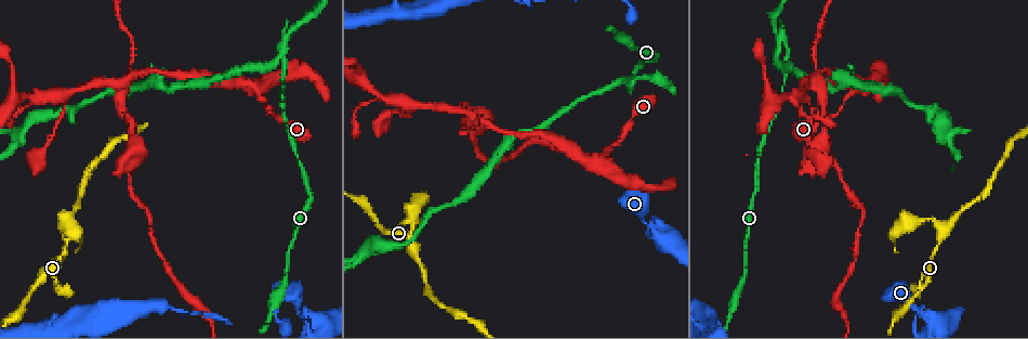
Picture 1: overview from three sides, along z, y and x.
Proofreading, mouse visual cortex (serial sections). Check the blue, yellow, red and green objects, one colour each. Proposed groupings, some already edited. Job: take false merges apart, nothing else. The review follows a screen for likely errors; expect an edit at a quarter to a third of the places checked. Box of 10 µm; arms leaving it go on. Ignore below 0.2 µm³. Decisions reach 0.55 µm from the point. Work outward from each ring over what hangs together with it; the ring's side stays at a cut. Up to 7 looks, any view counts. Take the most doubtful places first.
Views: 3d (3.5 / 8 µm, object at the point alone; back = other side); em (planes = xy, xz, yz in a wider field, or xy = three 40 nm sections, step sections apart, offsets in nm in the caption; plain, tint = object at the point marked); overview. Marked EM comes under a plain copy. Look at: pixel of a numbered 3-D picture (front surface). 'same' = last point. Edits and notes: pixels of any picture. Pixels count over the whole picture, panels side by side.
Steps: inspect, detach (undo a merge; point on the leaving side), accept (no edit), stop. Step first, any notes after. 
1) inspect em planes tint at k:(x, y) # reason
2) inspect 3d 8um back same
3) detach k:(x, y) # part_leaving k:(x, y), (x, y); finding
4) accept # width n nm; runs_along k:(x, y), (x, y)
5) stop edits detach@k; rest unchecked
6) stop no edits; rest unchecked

inspect 3d 3.5um at 1:(943, 230) # abrupt turn

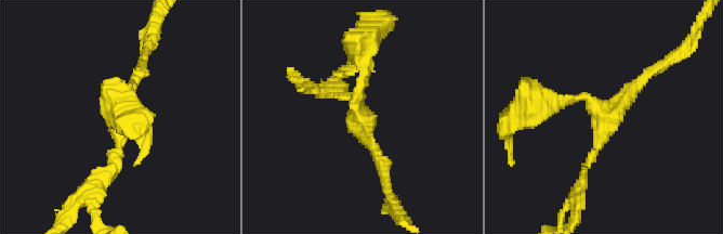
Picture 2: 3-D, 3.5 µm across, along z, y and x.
inspect em xy step 2 tint at 2:(605, 123)

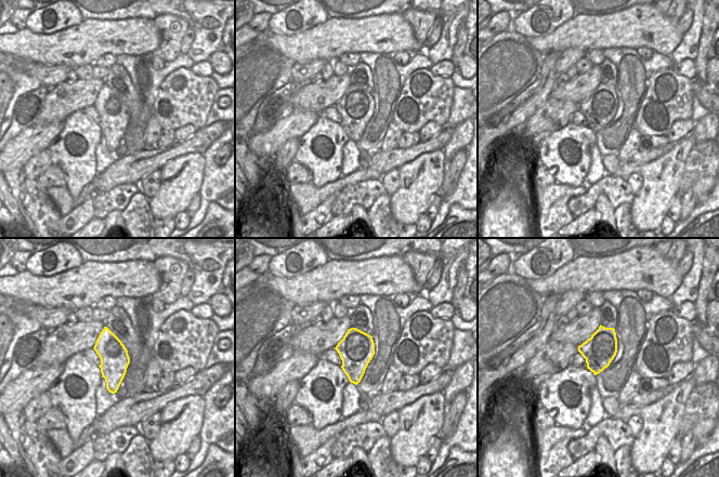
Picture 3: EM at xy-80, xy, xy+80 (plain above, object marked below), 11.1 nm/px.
accept # runs_along 2:(578, 186), (605, 119), (583, 96), (550, 100); one cell here

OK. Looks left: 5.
inspect 3d 3.5um at 1:(652, 59) # narrows sharply

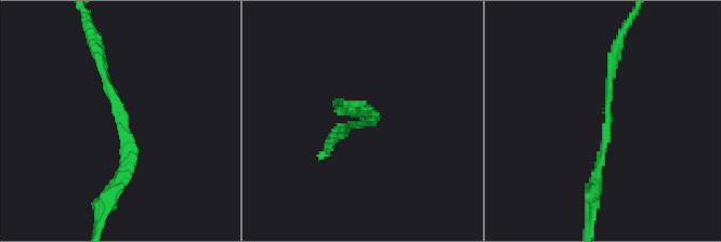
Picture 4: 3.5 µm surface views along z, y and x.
inspect em xy step 1 tint at 4:(120, 103)

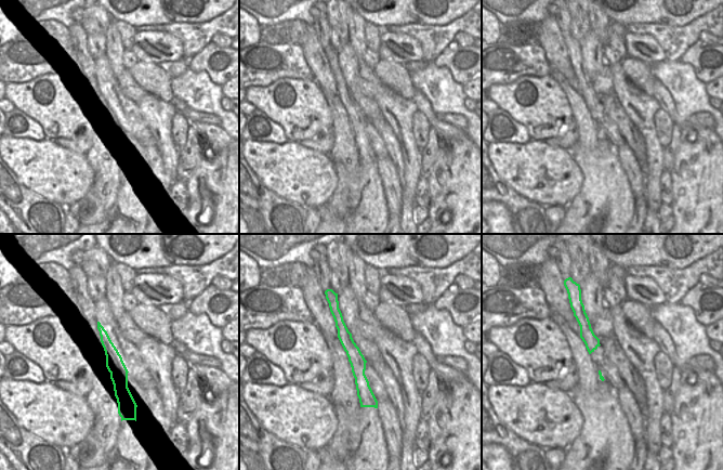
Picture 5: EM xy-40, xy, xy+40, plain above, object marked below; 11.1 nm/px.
accept # runs_along 4:(126, 172), (129, 142), (95, 39); one cell here

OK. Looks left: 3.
inspect 3d 8um back at 1:(281, 39)

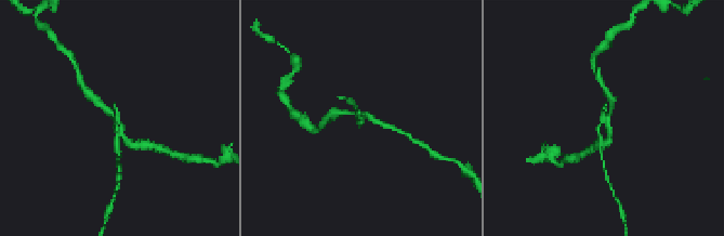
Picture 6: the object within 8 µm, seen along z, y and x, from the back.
inspect em xy step 3 tint same # now the EM

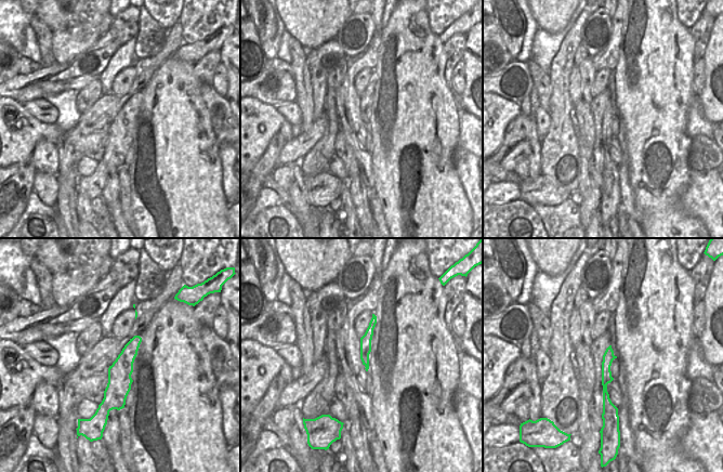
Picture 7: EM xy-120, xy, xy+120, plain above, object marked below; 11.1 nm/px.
detach 6:(608, 140) # two cells meet here

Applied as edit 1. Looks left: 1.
stop edits detach@6; rest unchecked

